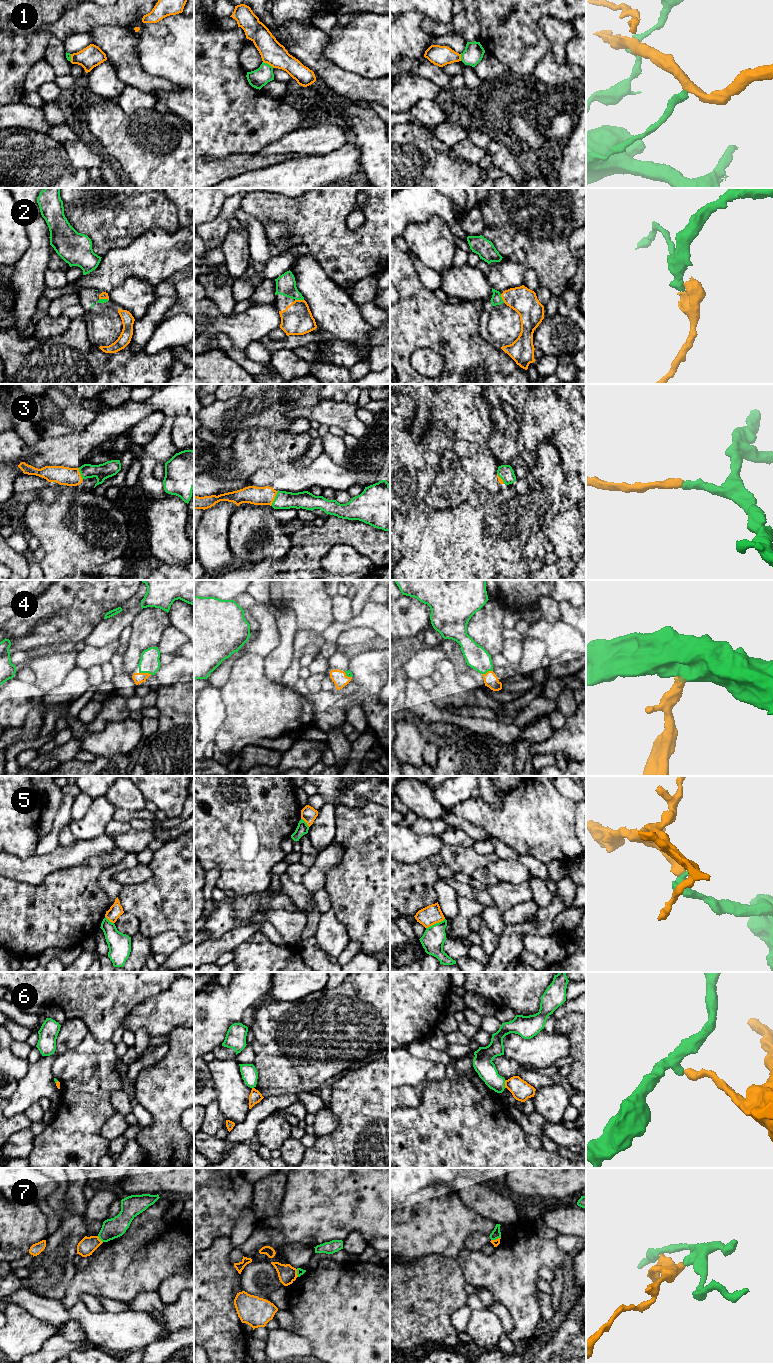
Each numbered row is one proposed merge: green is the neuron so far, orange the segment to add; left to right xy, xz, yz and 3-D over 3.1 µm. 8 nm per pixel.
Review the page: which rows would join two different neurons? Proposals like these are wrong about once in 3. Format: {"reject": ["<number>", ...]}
{"reject": ["1", "5", "6", "7"]}

